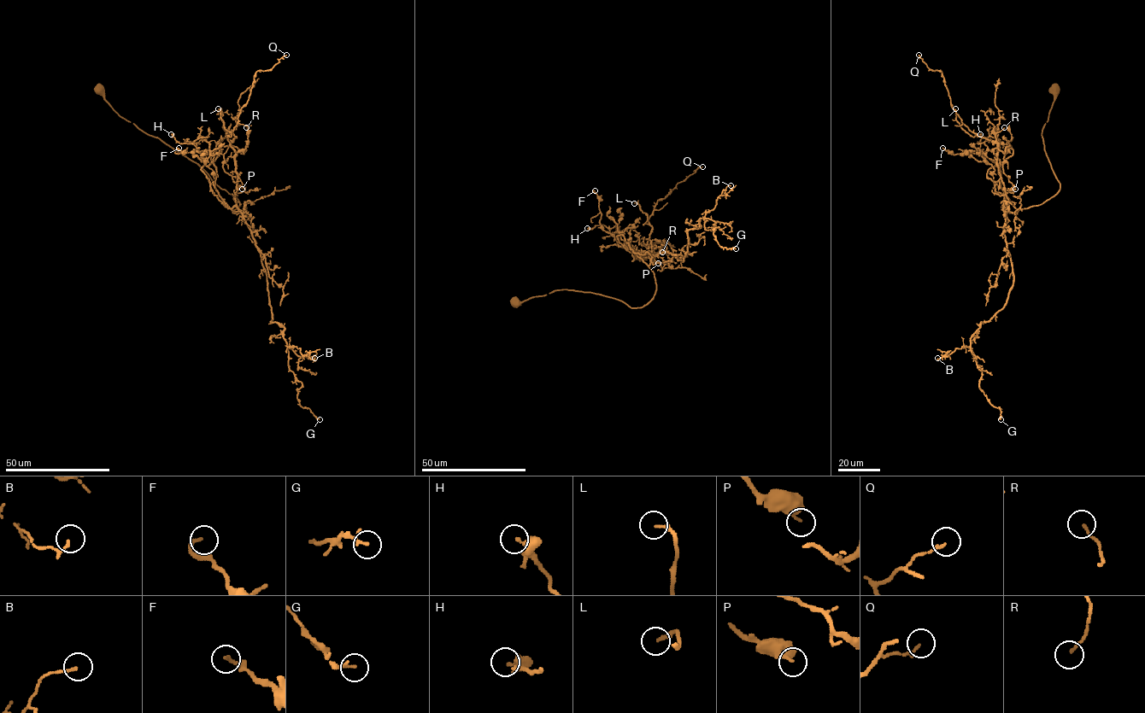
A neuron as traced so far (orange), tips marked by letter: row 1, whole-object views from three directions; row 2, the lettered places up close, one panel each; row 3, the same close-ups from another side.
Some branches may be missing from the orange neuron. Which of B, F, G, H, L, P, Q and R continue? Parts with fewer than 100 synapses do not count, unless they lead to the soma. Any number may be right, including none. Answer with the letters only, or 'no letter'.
no letter

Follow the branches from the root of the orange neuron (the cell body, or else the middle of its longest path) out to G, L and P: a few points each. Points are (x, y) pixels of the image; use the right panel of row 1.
G: (1054, 90), (1042, 136), (1059, 190), (1007, 213), (1012, 288), (971, 339), (979, 388), (1001, 419)
L: (1054, 90), (1042, 136), (1059, 189), (1016, 212), (1008, 210), (998, 171), (999, 143), (969, 134), (955, 108)
P: (1054, 90), (1042, 136), (1059, 190), (1017, 209), (1001, 186), (1000, 162), (1009, 149), (1002, 171), (1015, 189)

